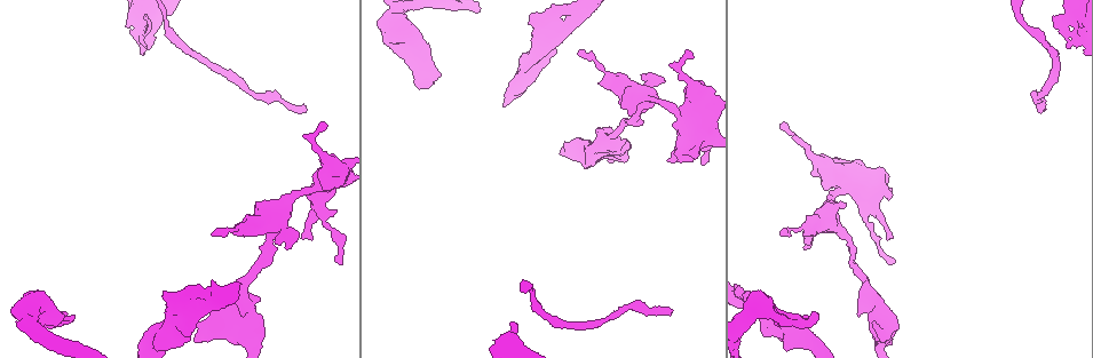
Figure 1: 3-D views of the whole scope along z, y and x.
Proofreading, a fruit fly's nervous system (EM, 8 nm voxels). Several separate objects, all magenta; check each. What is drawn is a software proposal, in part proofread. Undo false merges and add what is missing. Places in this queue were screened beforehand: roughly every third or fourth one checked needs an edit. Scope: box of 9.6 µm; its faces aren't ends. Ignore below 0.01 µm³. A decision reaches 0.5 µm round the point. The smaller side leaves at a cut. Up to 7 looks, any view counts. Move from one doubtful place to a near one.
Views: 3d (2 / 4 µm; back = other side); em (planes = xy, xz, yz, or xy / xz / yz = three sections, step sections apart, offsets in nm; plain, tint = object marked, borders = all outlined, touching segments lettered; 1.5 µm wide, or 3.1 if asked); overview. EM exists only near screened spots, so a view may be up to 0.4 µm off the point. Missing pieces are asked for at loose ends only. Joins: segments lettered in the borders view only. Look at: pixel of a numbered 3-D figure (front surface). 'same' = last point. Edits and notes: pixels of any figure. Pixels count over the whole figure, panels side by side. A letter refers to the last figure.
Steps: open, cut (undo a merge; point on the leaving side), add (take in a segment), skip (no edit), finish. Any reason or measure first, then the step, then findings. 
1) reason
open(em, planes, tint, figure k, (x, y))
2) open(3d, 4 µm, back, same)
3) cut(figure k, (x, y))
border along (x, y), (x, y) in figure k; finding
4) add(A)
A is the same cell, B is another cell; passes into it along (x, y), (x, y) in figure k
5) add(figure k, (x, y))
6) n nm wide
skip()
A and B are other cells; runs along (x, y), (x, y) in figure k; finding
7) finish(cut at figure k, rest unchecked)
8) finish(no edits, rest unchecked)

thick turns thin
open(em, xy, step 4, tint, figure 1, (329, 166))

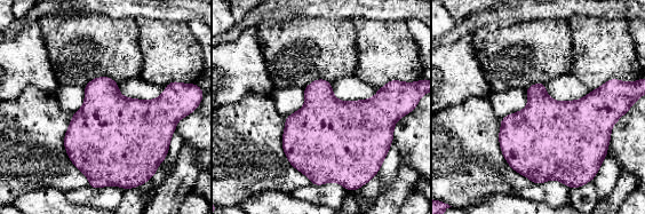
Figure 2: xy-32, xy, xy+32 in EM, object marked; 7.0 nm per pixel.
open(em, planes, borders, same)

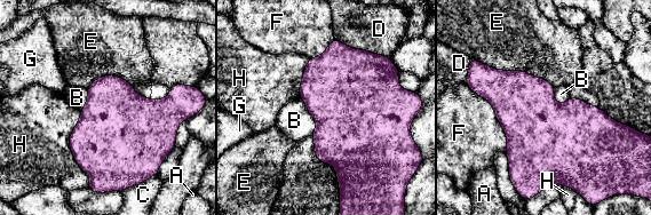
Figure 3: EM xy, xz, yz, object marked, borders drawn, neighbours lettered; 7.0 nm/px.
460 nm wide
skip()
A, B, C, D, E, F, G and H are other cells; border along (300, 97), (316, 121), (312, 135) in figure 3; continuous, no second cell

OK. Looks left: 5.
branch stops here
open(em, yz, step 8, borders, figure 1, (703, 164))

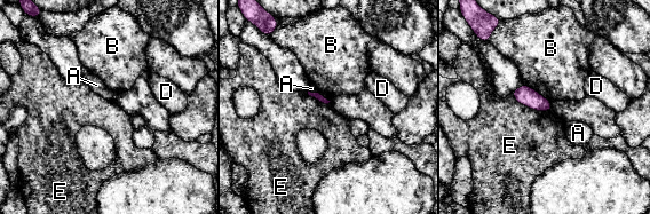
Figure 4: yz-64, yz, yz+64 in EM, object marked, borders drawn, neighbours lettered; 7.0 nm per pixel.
open(em, planes, borders, same)

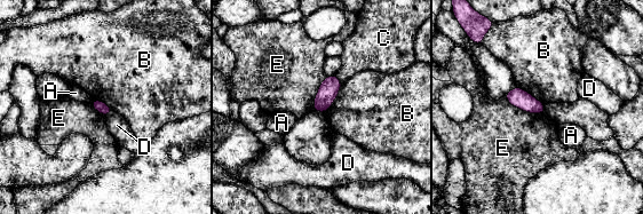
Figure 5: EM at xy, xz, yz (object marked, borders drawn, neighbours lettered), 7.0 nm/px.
80 nm wide
skip()
A, B, C, D and E are other cells; border along (342, 84), (334, 101), (323, 112) in figure 5; no lettered segment goes on from it

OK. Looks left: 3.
tapers out
open(em, planes, tint, figure 1, (670, 309))

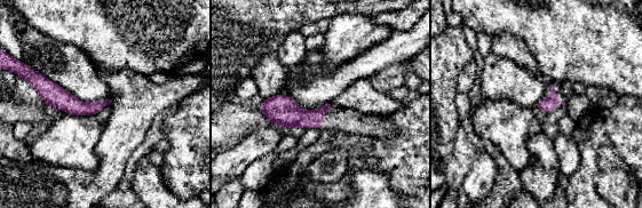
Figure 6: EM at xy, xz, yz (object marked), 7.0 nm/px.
open(em, planes, borders, same)

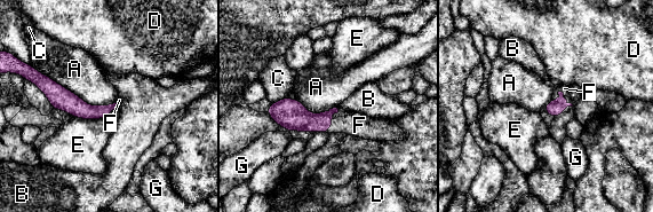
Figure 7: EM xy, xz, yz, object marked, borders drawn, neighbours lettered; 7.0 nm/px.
100 nm wide
add(F)
F is the same cell, A, B, C, D, E and G are other cells; passes into it along (554, 108), (570, 103), (564, 88) in figure 7; the cell continues

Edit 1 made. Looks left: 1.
finish(add at figure 7, rest unchecked)

